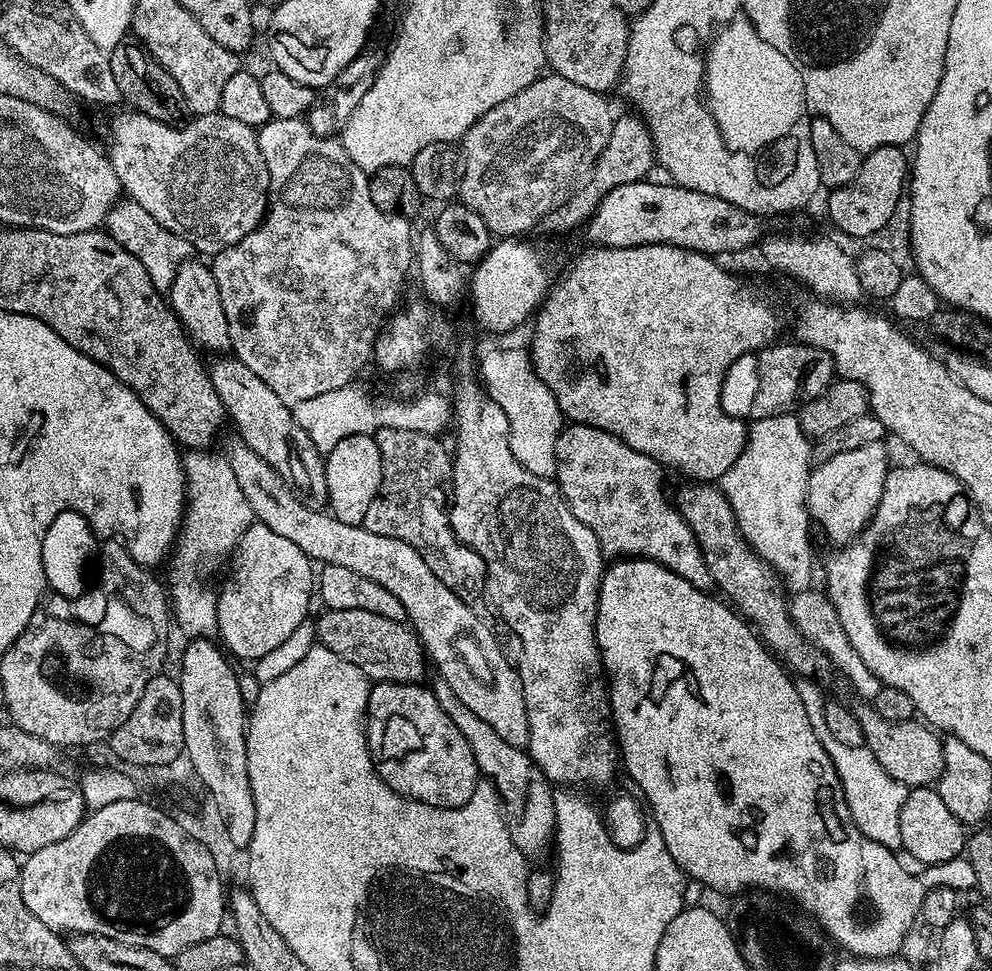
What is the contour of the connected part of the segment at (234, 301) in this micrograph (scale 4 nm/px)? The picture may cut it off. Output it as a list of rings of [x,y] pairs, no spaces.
[[[275,118],[267,124],[260,125],[256,137],[258,146],[262,150],[262,158],[268,163],[270,184],[274,192],[274,199],[270,204],[270,214],[265,215],[264,221],[254,229],[242,242],[211,257],[210,267],[214,278],[218,282],[218,294],[222,298],[222,310],[226,310],[226,322],[230,326],[231,351],[235,359],[242,361],[282,402],[295,406],[298,402],[306,402],[306,398],[318,398],[318,394],[330,394],[330,390],[349,387],[352,380],[363,370],[374,356],[376,338],[381,335],[386,321],[393,315],[397,307],[396,299],[404,288],[404,279],[414,268],[414,232],[409,217],[398,216],[395,212],[383,212],[370,202],[369,173],[363,172],[346,154],[343,143],[331,136],[319,136],[310,130],[310,126],[303,119],[277,120]]]

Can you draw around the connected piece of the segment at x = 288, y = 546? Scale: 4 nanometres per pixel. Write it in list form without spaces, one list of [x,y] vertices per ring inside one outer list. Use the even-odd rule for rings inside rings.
[[[253,522],[242,534],[231,560],[228,577],[218,588],[218,636],[237,661],[255,662],[286,642],[300,623],[309,619],[308,603],[314,600],[314,564],[294,542],[259,522]]]

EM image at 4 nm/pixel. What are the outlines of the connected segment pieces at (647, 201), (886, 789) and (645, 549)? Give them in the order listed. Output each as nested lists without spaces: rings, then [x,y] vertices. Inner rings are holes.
[[[645,178],[618,186],[605,194],[586,225],[593,245],[633,248],[647,244],[673,244],[713,258],[724,258],[727,252],[740,252],[761,239],[762,220],[757,213],[742,210],[717,196],[684,188],[681,184],[651,184],[650,181]]]
[[[821,723],[816,729],[818,742],[826,750],[826,754],[832,762],[840,778],[840,785],[844,788],[844,797],[848,803],[848,809],[852,820],[860,827],[860,832],[866,834],[874,842],[893,850],[902,849],[902,825],[900,815],[902,814],[902,802],[906,802],[909,788],[902,782],[890,778],[886,770],[882,770],[878,758],[867,746],[846,746],[843,742],[837,742],[830,735],[830,730]]]
[[[573,423],[560,429],[554,480],[574,518],[578,518],[578,522],[585,524],[598,538],[601,553],[608,558],[653,560],[674,570],[674,574],[686,578],[686,582],[705,590],[711,589],[714,583],[706,558],[679,508],[664,493],[664,475],[665,469],[657,460],[626,446],[626,442],[606,430],[598,430],[589,424]]]

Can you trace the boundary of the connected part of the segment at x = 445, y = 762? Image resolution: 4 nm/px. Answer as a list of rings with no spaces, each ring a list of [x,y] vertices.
[[[376,682],[368,693],[366,713],[366,735],[368,753],[372,755],[372,765],[376,773],[398,794],[421,800],[423,804],[439,808],[457,808],[476,793],[476,782],[481,779],[470,743],[462,736],[462,731],[446,716],[432,693],[431,687],[418,684],[386,684]]]

